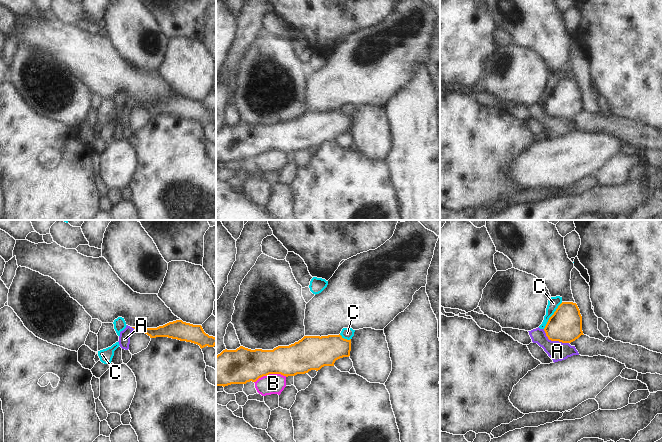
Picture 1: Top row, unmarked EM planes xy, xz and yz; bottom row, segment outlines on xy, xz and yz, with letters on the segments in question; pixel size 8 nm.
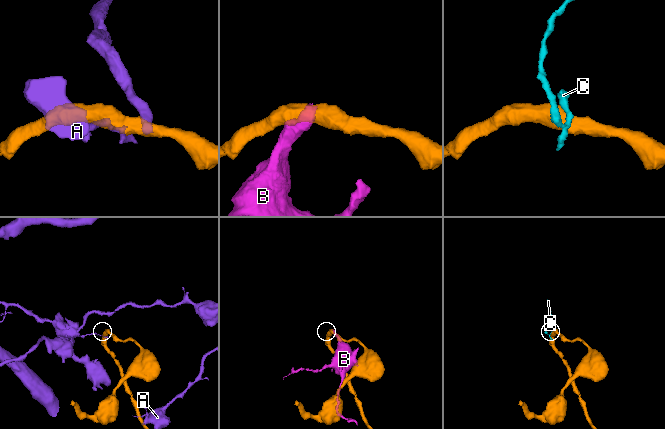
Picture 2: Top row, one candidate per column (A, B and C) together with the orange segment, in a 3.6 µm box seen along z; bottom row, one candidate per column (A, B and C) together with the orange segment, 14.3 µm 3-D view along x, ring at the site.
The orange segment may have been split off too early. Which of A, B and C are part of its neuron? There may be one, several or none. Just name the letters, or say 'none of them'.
none of them

